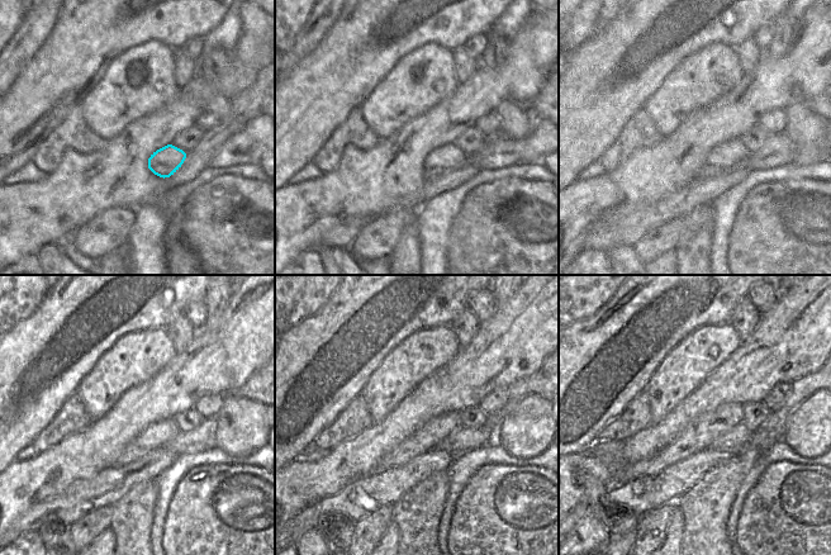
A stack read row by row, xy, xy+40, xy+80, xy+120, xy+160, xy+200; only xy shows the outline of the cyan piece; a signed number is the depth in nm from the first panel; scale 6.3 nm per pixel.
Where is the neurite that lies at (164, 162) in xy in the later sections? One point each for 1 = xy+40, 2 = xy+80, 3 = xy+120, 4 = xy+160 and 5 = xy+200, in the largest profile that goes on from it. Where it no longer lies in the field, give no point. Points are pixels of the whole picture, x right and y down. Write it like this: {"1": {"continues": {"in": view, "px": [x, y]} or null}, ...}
{"1": {"continues": {"in": "xy+40", "px": [446, 157]}}, "2": {"continues": {"in": "xy+80", "px": [730, 153]}}, "3": {"continues": {"in": "xy+120", "px": [157, 435]}}, "4": {"continues": {"in": "xy+160", "px": [428, 436]}}, "5": {"continues": {"in": "xy+200", "px": [702, 431]}}}

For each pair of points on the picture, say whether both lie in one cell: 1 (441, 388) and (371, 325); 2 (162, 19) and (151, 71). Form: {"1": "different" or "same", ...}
{"1": "different", "2": "different"}

